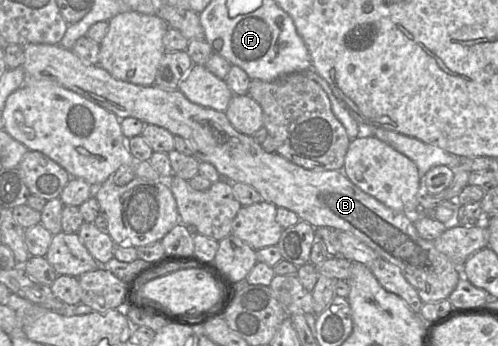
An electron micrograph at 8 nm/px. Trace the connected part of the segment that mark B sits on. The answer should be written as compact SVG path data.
M26 44L23 46L23 51L25 55L22 65L24 69L23 85L54 82L104 107L119 119L134 117L145 124L163 127L173 135L183 137L192 143L194 156L199 161L209 162L215 166L221 175L221 179L226 179L231 183L242 182L252 186L259 192L262 200L295 212L300 220L308 222L314 228L326 226L354 235L370 247L377 254L377 257L397 266L405 279L416 289L422 303L448 299L461 276L463 276L461 268L454 265L446 255L439 252L433 241L425 240L418 235L411 215L389 208L362 191L347 178L343 169L310 170L292 163L277 152L268 153L252 136L237 131L228 120L225 112L191 102L178 88L164 90L154 84L143 86L118 80L100 65L85 63L71 49L65 49L60 45Z

